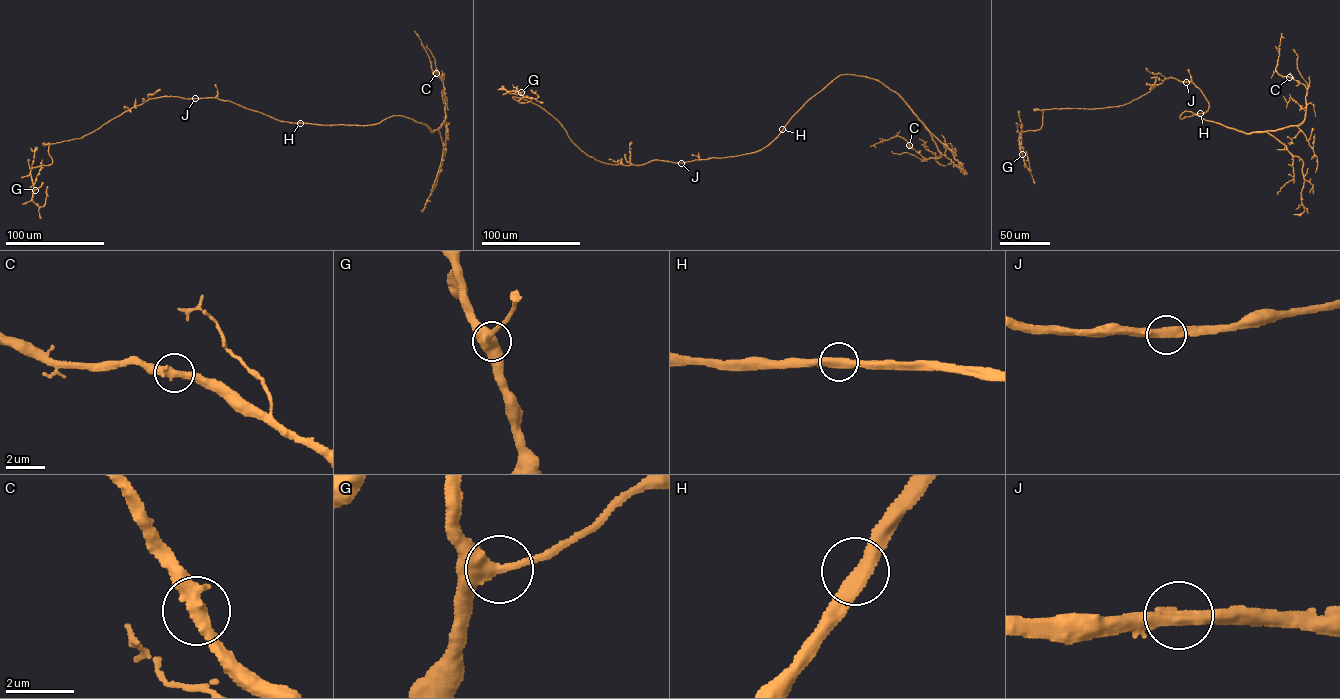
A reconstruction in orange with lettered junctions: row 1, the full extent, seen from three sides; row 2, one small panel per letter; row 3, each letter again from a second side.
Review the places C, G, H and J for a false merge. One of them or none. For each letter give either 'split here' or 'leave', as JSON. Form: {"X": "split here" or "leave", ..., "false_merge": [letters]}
{"C": "leave", "G": "leave", "H": "leave", "J": "leave", "false_merge": []}

